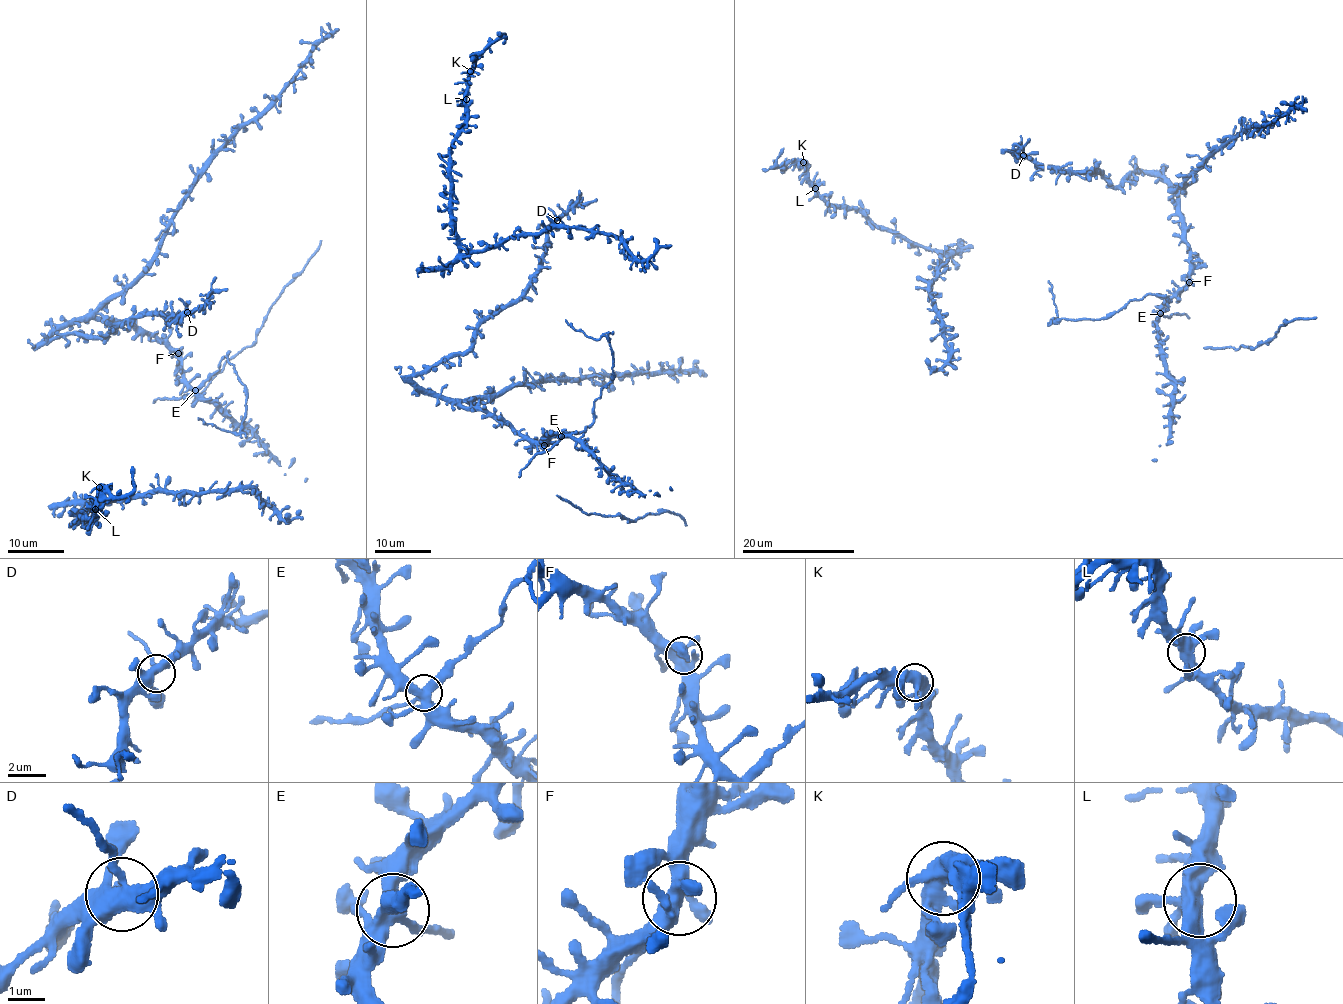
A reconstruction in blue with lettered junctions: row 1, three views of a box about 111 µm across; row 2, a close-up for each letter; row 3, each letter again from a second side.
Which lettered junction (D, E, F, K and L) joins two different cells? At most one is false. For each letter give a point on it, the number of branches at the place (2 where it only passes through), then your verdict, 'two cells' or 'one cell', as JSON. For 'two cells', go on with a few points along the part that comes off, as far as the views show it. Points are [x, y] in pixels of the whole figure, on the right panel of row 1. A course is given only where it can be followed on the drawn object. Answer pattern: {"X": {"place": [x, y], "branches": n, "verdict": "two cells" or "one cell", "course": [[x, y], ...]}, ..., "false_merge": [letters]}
{"D": {"place": [1023, 155], "branches": 5, "verdict": "one cell"}, "E": {"place": [1160, 313], "branches": 5, "verdict": "two cells", "course": [[1161, 314], [1169, 300], [1146, 294], [1098, 319], [1052, 320], [1057, 316], [1048, 281]]}, "F": {"place": [1189, 282], "branches": 5, "verdict": "one cell"}, "K": {"place": [803, 162], "branches": 5, "verdict": "one cell"}, "L": {"place": [815, 188], "branches": 5, "verdict": "one cell"}, "false_merge": ["E"]}

